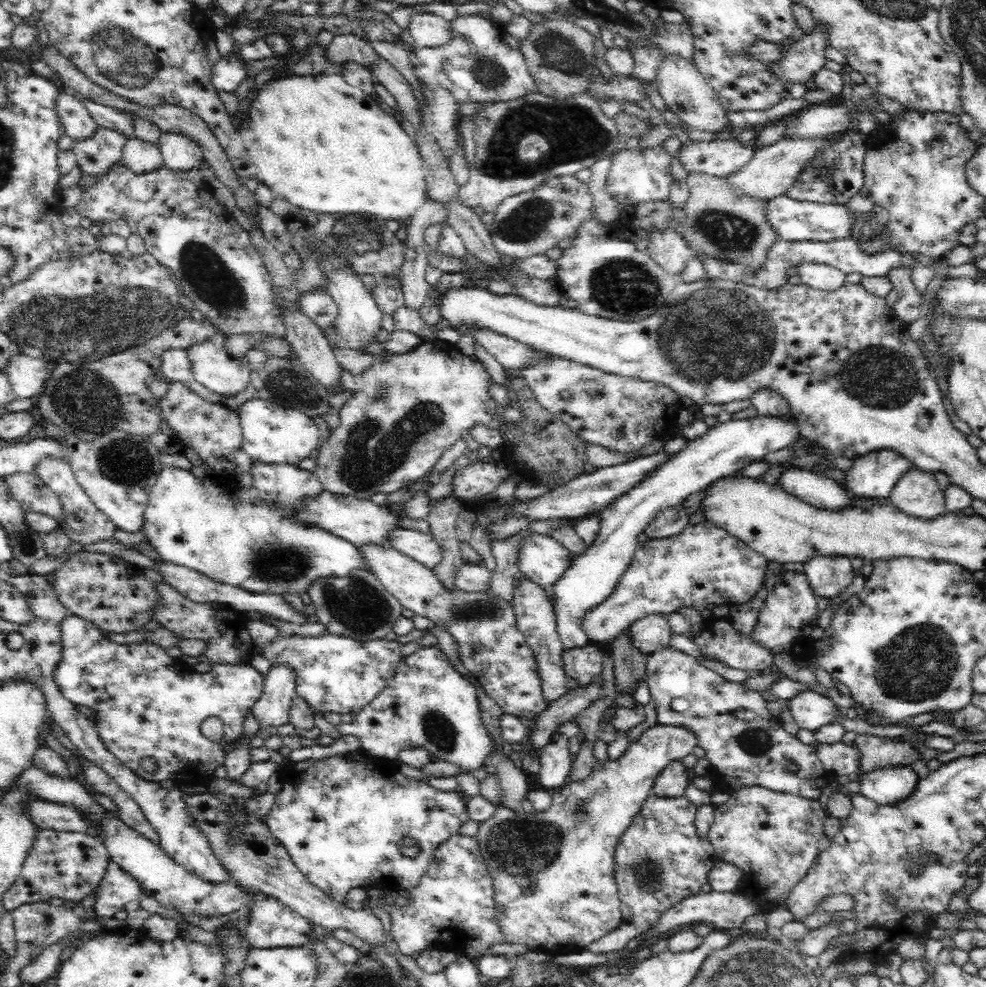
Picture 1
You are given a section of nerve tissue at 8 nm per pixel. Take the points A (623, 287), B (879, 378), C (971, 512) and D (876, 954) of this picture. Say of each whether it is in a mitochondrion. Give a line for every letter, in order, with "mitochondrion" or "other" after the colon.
A: mitochondrion
B: mitochondrion
C: other
D: other

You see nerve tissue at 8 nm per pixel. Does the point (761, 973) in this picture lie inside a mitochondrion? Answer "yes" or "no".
yes

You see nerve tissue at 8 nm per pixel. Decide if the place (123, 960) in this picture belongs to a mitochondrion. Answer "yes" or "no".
no

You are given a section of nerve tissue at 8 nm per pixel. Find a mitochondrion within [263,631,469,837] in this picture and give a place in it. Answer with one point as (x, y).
(439, 731)

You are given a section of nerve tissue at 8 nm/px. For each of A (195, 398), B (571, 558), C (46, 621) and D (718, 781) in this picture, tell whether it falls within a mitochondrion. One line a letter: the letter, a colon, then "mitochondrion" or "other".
A: other
B: other
C: other
D: other

